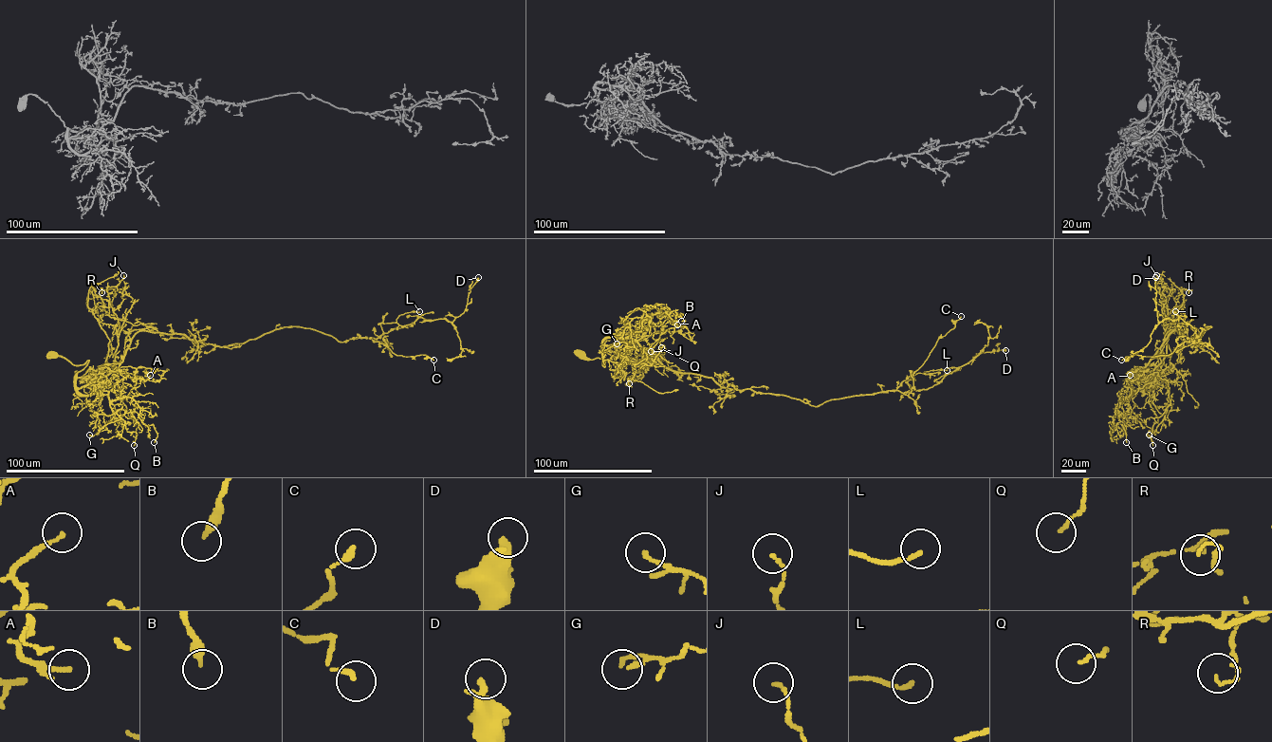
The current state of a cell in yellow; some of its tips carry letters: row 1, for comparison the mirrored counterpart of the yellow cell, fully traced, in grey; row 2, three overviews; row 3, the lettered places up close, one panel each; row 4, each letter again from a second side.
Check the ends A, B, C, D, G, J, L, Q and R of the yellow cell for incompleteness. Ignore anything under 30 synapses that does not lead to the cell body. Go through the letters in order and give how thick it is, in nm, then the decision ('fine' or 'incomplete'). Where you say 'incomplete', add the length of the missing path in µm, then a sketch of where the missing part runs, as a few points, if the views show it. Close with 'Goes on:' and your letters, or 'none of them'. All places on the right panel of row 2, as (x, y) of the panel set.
A: 150 nm | fine
B: 280 nm | fine
C: 200 nm | fine
D: 360 nm | fine
G: 120 nm | fine
J: 130 nm | fine
L: 140 nm | fine
Q: 120 nm | fine
R: 90 nm | fine
Goes on: none of them

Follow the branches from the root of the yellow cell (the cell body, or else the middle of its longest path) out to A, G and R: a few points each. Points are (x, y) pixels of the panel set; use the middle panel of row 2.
A: (580, 354), (591, 360), (616, 359), (603, 350), (608, 338), (631, 338), (651, 348), (666, 323), (677, 324)
G: (580, 354), (616, 359), (603, 350), (603, 341), (632, 335), (640, 318), (630, 323), (635, 346), (617, 343)
R: (580, 354), (616, 359), (603, 350), (606, 338), (635, 340), (646, 366), (629, 383)

